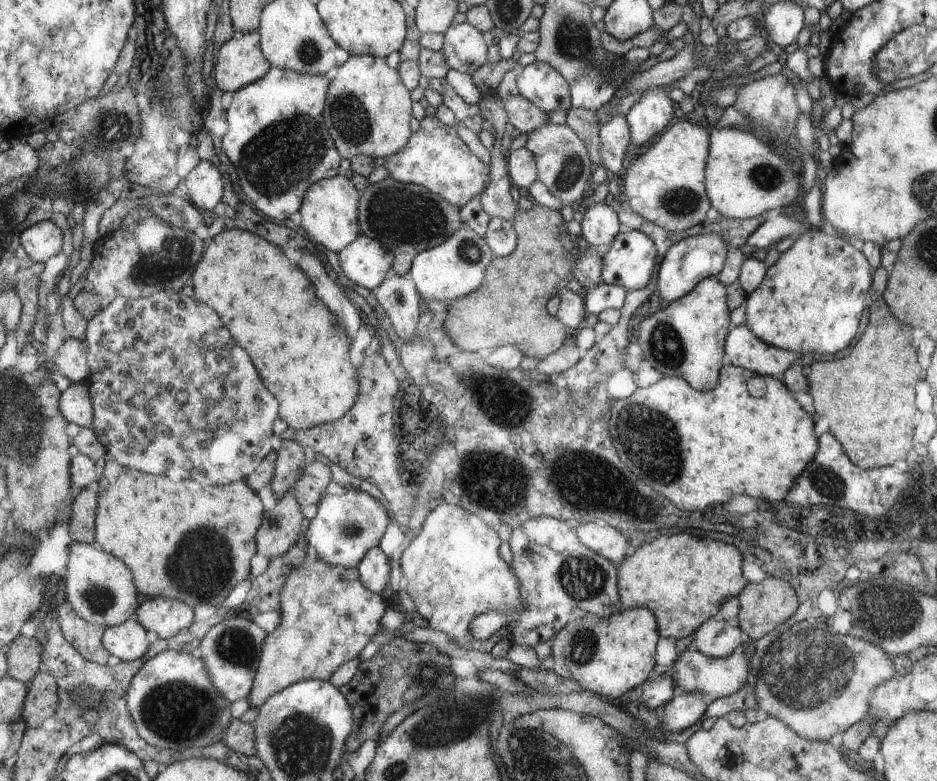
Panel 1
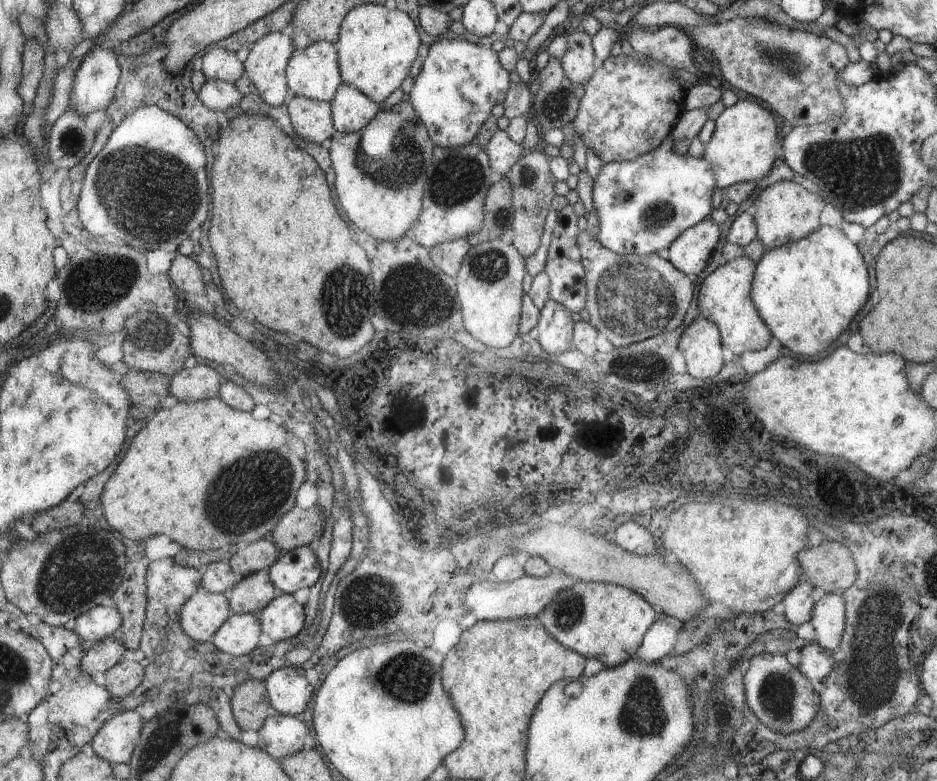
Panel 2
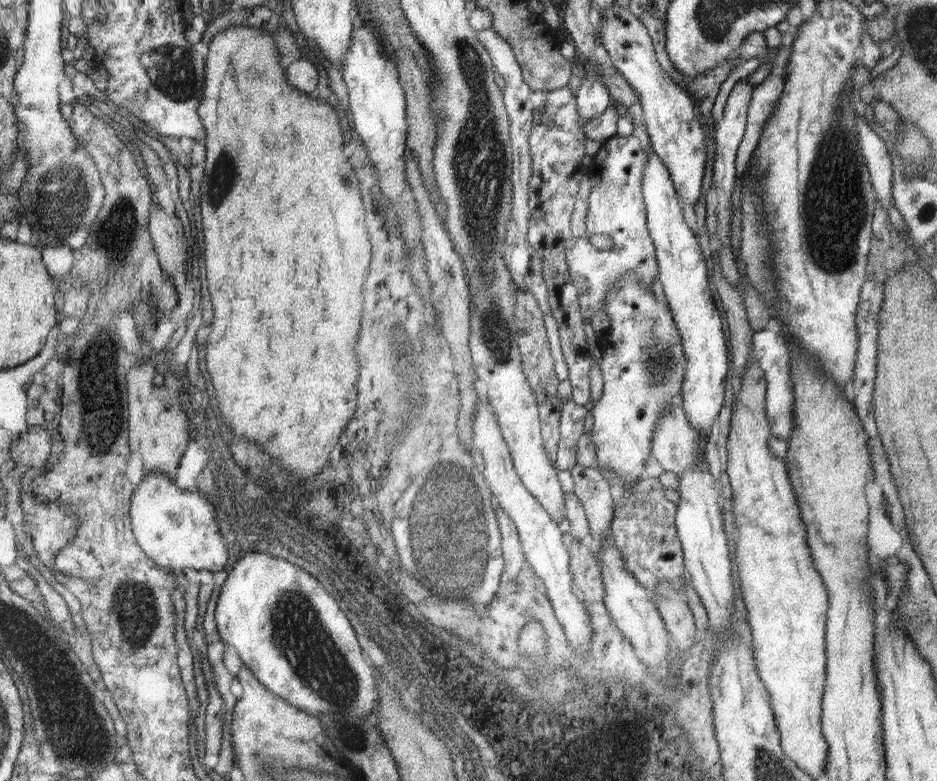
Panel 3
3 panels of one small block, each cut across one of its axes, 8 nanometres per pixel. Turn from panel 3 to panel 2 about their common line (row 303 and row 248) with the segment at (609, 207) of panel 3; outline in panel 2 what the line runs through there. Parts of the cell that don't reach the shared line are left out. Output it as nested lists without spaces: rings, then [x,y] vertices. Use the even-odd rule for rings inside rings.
[[[584,230],[580,231],[579,244],[586,269],[586,307],[590,315],[589,322],[614,346],[628,346],[632,342],[658,336],[662,332],[670,332],[682,324],[684,314],[694,298],[694,284],[688,275],[676,269],[665,255],[616,254],[603,248],[594,236]]]

